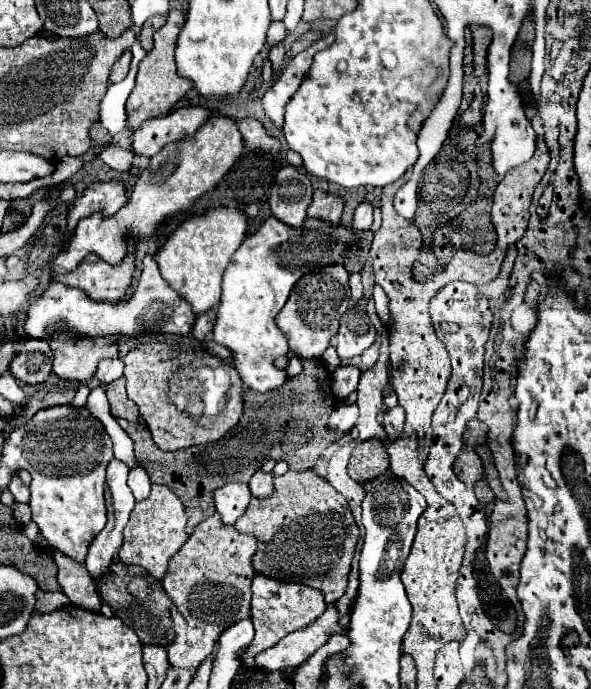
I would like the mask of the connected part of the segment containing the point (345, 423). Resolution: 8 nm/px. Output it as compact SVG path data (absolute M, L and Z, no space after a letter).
M339 402L329 418L329 426L331 428L337 428L337 430L343 430L343 432L349 432L355 424L359 416L359 410L357 410L357 404L345 404L345 402Z

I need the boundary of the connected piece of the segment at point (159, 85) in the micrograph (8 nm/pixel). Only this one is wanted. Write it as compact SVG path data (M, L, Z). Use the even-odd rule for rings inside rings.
M187 8L169 10L167 22L153 36L153 50L147 52L147 56L139 64L137 86L133 88L133 92L131 92L129 100L127 100L127 116L129 116L127 124L133 130L139 128L149 118L157 118L157 116L167 114L171 110L171 106L177 100L181 100L187 94L187 90L191 88L191 82L187 82L185 78L179 78L177 66L175 66L175 44L177 44L179 30L183 28L185 16L187 16Z

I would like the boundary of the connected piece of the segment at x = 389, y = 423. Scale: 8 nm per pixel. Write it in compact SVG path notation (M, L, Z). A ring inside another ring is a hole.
M401 406L389 408L383 420L383 428L387 432L387 440L395 440L399 436L399 432L403 432L405 426L405 410Z

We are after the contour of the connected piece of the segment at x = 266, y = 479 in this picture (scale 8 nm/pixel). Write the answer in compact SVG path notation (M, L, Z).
M257 470L249 482L251 486L251 494L257 496L257 498L267 498L273 490L273 474L271 472L263 472L263 470Z

